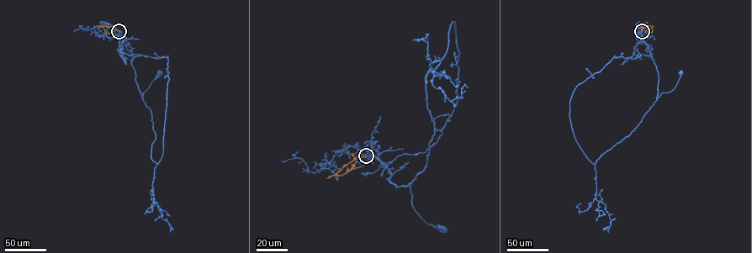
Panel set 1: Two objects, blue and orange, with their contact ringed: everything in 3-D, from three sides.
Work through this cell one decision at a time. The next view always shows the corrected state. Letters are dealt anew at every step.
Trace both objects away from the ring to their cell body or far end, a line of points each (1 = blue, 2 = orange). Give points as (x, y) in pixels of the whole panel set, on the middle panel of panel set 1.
1: (366, 155), (389, 171), (389, 179), (397, 187), (410, 185), (415, 212), (426, 223), (442, 227)
2: (366, 156), (348, 162), (336, 174), (344, 174), (355, 162)

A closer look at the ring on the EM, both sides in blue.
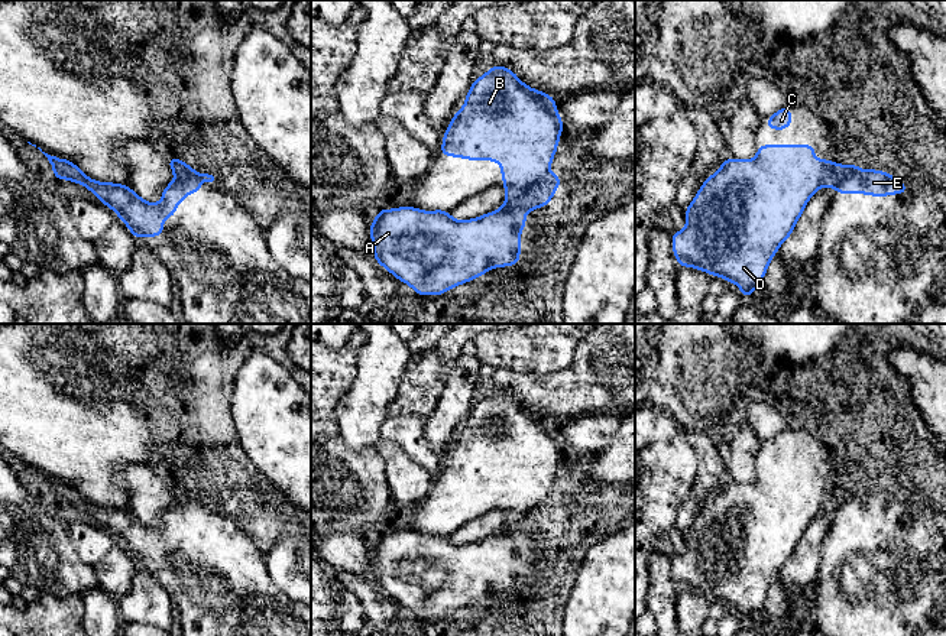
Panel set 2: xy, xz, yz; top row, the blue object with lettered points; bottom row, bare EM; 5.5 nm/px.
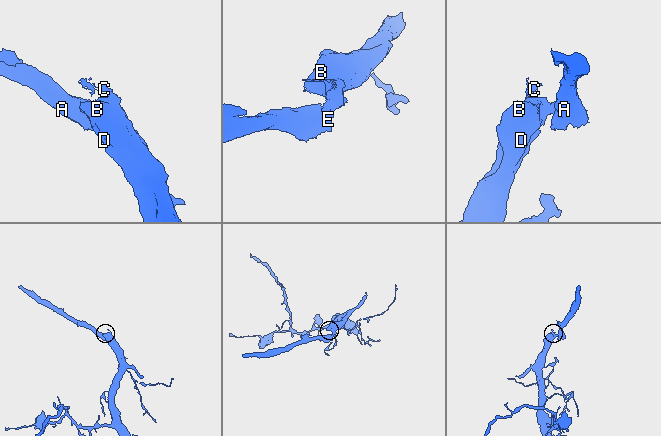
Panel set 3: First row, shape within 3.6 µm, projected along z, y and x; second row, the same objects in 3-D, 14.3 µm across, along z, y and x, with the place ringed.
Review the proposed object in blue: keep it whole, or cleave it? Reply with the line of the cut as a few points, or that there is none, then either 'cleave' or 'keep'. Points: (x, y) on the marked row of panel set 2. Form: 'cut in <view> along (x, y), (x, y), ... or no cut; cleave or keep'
cut in yz along (852, 165), (852, 171), (835, 187); cleave

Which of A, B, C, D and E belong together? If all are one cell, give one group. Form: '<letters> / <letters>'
A E / B C D

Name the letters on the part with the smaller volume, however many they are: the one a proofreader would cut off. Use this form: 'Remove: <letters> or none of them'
Remove: A, E

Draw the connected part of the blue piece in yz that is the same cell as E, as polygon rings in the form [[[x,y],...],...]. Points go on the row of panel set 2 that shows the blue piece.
[[[855,162],[852,173],[843,178],[836,186],[835,194],[865,194],[871,197],[888,197],[894,194],[908,194],[907,185],[894,175],[879,169],[862,171]]]

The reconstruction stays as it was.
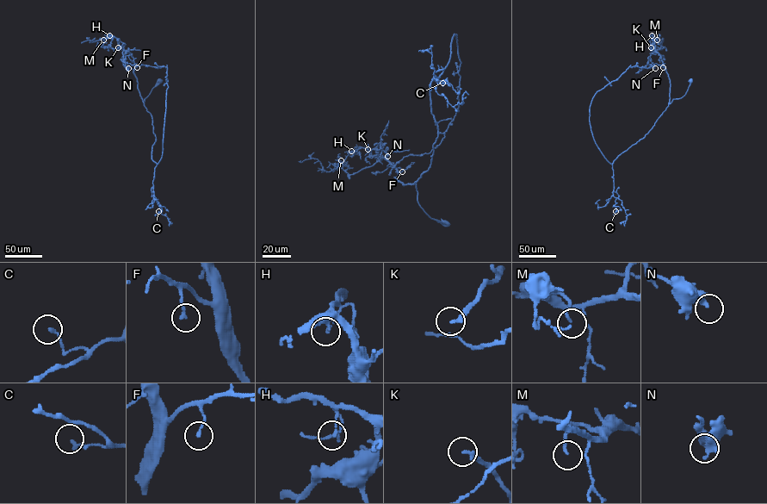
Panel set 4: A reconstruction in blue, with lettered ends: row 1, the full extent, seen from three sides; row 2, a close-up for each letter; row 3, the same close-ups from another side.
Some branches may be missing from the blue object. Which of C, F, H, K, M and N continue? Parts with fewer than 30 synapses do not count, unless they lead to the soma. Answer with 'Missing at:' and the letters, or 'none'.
Missing at: none

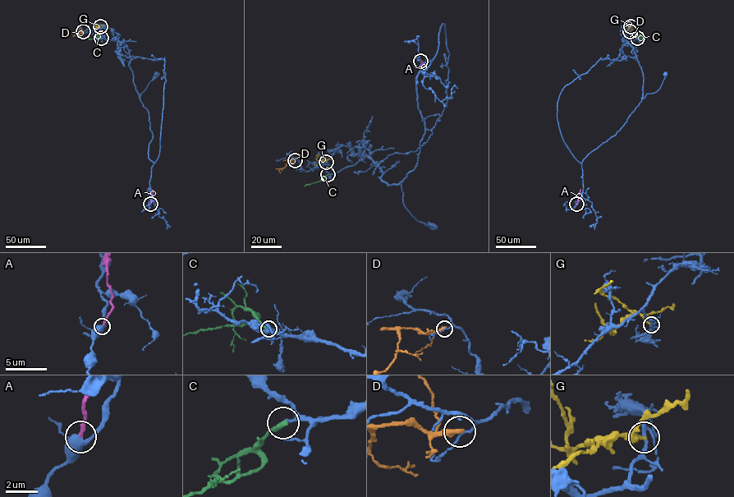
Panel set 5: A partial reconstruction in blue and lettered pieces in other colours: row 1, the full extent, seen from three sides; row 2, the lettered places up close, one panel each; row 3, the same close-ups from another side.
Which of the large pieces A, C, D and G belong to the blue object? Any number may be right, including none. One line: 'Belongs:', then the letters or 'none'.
Belongs: none

